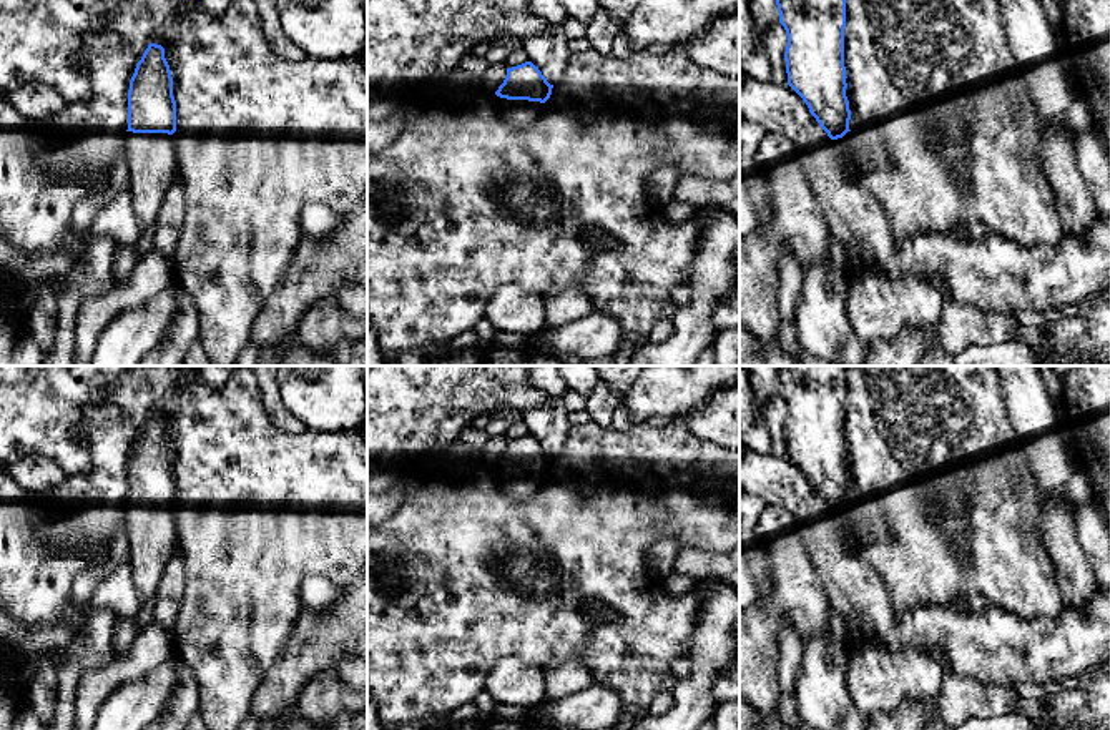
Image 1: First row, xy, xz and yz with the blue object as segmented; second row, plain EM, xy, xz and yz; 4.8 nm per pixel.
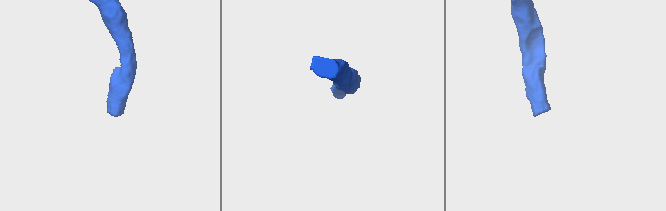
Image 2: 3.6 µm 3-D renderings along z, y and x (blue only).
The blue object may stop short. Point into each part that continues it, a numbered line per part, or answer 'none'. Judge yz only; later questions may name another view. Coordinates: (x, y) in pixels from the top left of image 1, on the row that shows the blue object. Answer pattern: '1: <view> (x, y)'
1: yz (848, 165)

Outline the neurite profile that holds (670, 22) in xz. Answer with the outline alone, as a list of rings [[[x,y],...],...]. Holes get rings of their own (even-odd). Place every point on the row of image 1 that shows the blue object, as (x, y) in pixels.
[[[641,0],[621,27],[635,50],[645,50],[651,43],[681,43],[703,35],[710,23],[733,13],[739,0]]]

